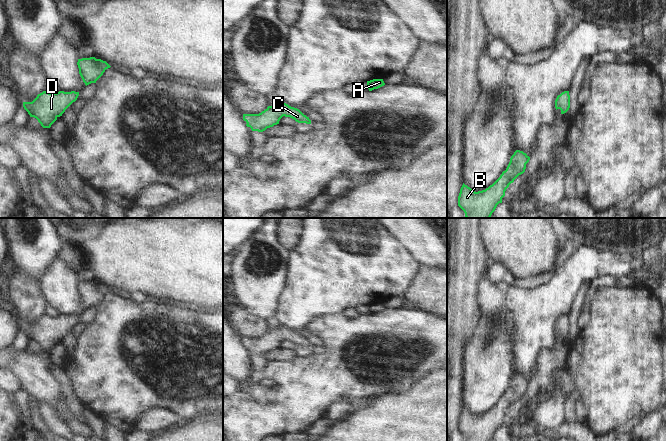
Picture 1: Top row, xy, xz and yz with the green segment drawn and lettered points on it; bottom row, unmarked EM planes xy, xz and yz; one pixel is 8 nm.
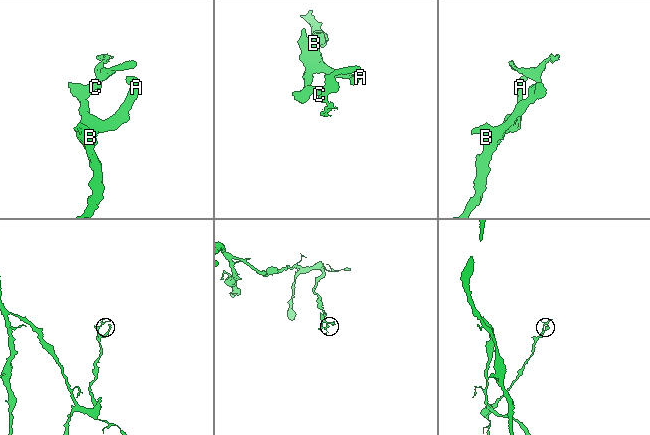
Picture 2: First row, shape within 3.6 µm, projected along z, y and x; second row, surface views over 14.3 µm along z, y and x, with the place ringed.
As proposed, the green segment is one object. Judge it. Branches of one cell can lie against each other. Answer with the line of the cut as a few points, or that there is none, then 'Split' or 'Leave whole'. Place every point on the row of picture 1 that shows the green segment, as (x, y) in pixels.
No split. Leave whole.

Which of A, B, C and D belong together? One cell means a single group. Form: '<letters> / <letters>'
A B C D

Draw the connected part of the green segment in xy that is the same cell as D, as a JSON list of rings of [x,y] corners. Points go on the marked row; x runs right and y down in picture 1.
[[[43,91],[32,102],[23,102],[23,107],[43,128],[50,128],[78,96],[79,92],[75,91],[57,93]]]

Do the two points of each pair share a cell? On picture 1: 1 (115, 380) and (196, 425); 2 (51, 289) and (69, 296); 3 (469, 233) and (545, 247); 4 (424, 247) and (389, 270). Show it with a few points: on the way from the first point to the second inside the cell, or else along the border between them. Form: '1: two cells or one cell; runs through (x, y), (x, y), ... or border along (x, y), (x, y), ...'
1: two cells; border along (209, 413), (203, 416), (188, 417), (184, 420)
2: one cell; runs through (55, 289), (65, 296)
3: two cells; border along (478, 228), (488, 257)
4: two cells; border along (396, 238), (419, 263)

